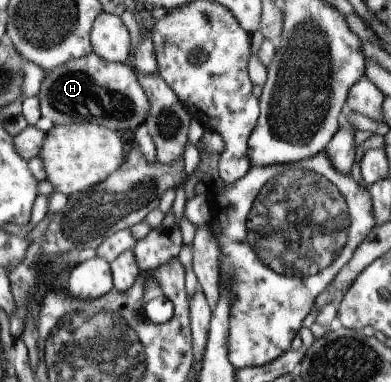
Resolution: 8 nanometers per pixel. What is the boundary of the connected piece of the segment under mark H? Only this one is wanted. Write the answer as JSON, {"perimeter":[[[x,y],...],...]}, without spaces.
{"perimeter":[[[92,52],[80,59],[69,60],[50,69],[45,72],[45,79],[41,82],[38,94],[42,119],[50,120],[53,125],[74,122],[97,124],[126,136],[144,123],[149,113],[148,99],[134,73],[135,70],[130,63],[111,63]]]}

